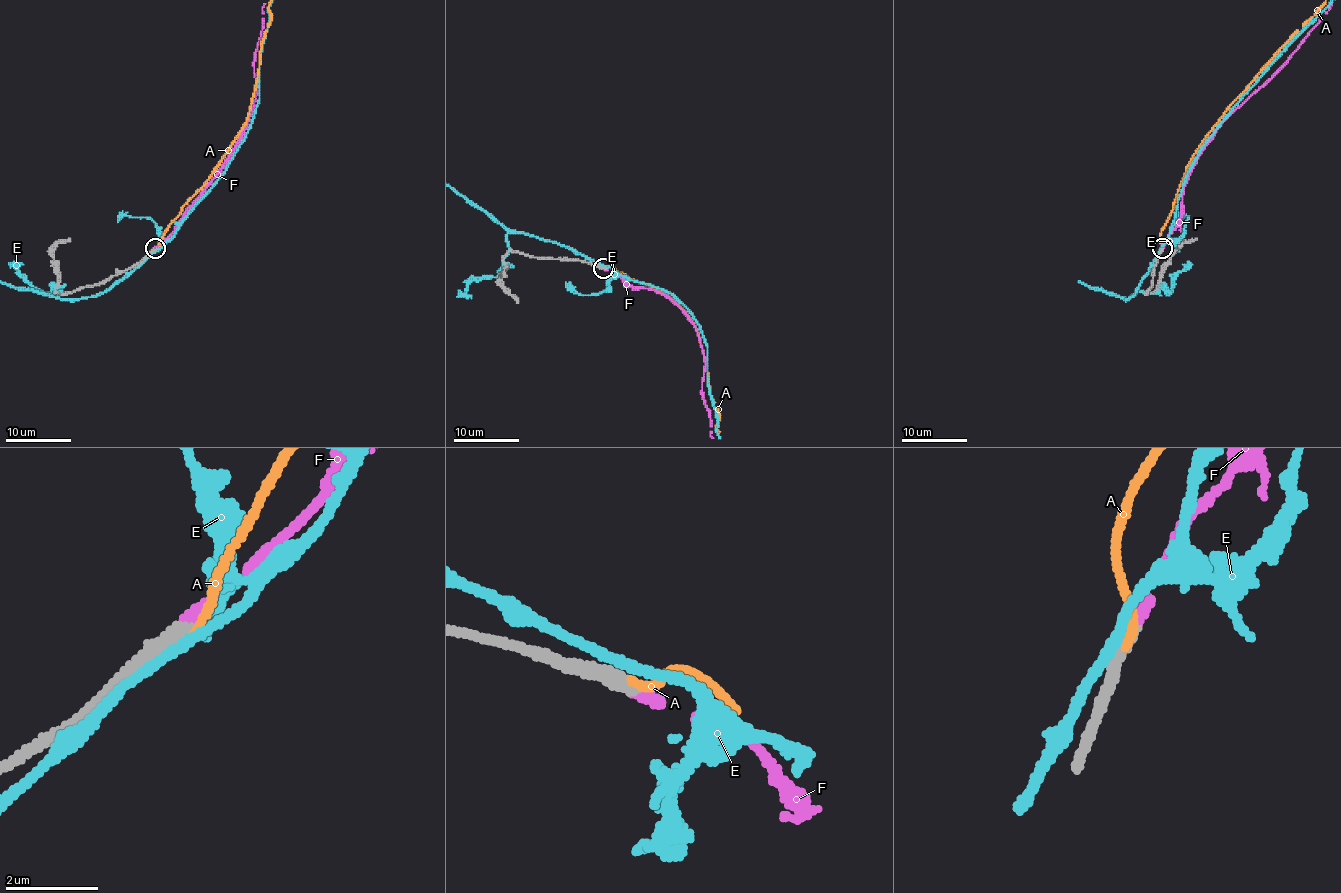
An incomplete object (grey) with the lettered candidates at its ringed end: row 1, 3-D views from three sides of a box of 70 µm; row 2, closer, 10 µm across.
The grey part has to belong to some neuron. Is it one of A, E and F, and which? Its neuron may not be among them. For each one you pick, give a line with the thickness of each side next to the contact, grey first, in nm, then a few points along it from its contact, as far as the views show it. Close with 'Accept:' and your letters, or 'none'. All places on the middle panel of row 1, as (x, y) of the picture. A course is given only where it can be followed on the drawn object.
F: Thickness 400 nm (grey) against 260 nm
Accept: F

